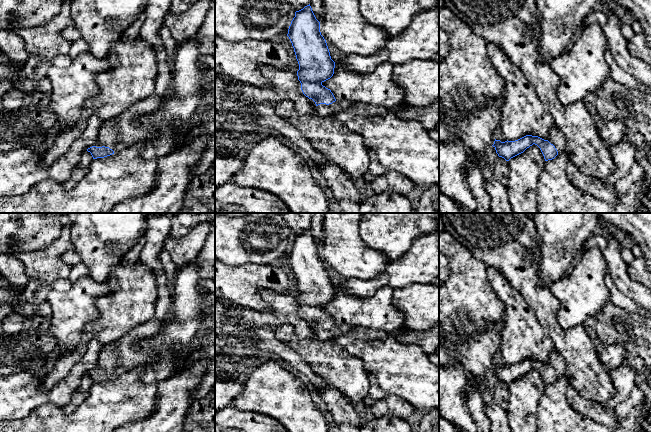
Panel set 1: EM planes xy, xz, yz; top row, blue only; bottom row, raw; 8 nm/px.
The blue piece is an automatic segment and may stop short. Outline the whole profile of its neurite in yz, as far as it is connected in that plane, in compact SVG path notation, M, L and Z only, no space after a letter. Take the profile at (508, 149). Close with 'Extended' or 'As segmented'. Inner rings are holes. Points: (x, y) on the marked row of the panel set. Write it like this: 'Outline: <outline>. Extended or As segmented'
Outline: M554 125L550 130L550 136L548 140L544 140L538 136L526 135L515 141L500 140L494 141L492 145L499 157L509 161L511 158L523 153L527 148L533 144L537 145L545 161L554 159L559 153L566 151L566 140L562 131Z. Extended

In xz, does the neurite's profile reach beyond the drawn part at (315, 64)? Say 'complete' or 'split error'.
split error

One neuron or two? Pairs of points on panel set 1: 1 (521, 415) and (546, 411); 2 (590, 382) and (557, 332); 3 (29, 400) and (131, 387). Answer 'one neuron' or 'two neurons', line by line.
1: two neurons
2: one neuron
3: two neurons

